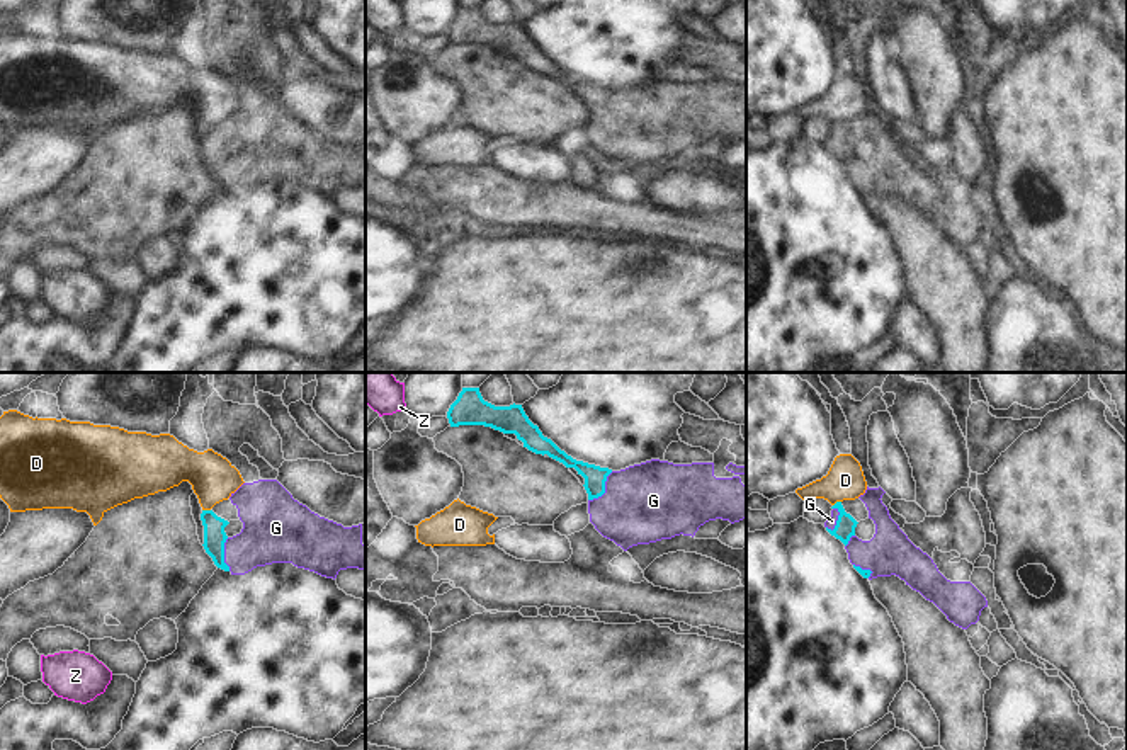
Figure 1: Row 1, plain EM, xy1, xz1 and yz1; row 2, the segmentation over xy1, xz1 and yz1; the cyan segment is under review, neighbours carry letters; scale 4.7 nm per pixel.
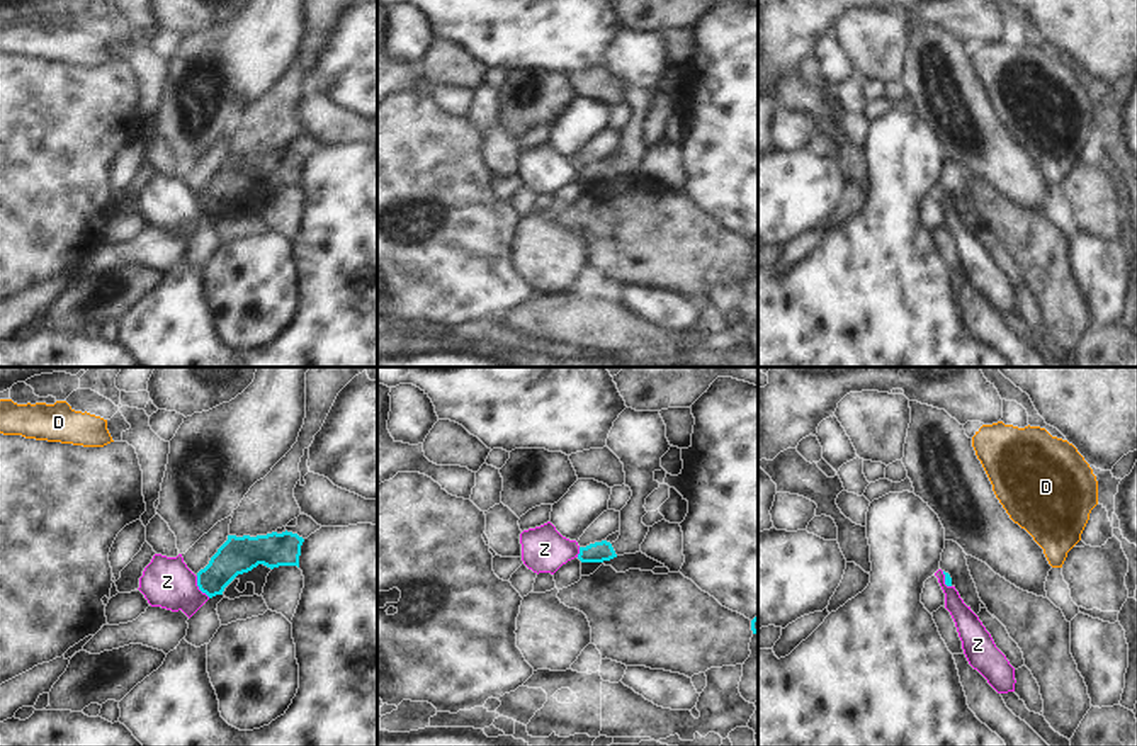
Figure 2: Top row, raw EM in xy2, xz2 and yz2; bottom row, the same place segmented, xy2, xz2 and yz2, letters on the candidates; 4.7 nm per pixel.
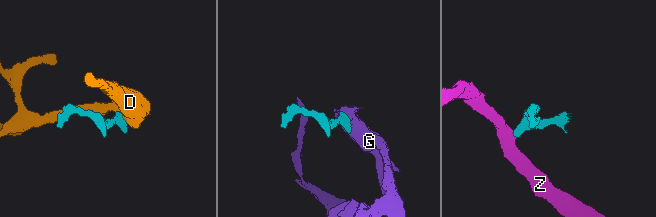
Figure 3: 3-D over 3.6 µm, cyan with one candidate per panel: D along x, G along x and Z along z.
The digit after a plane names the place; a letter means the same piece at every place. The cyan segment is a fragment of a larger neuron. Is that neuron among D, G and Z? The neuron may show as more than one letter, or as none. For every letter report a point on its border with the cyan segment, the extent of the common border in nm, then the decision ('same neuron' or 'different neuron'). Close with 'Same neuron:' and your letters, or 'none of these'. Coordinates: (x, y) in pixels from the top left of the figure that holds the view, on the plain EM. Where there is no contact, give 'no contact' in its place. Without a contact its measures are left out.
D: xy1 (206, 130) | 40 nm | different neuron
G: xz1 (604, 109) | 180 nm | same neuron
Z: xy2 (199, 208) | 120 nm | different neuron
Same neuron: G

